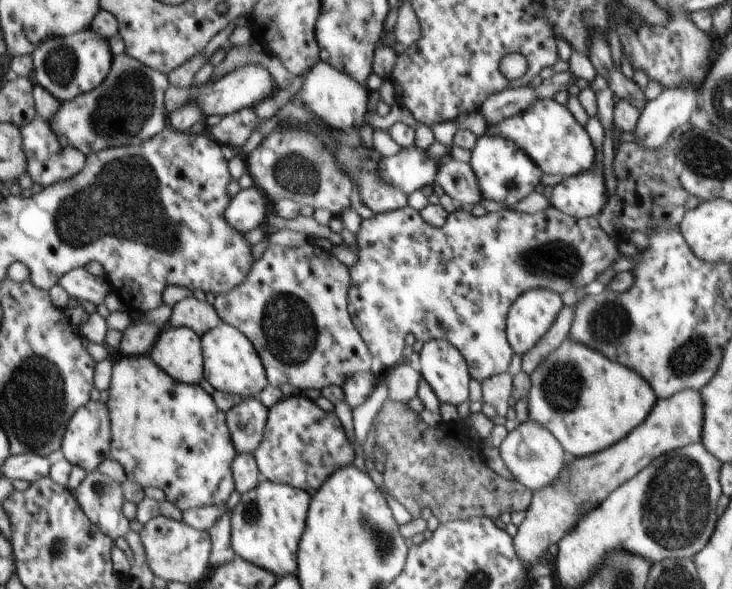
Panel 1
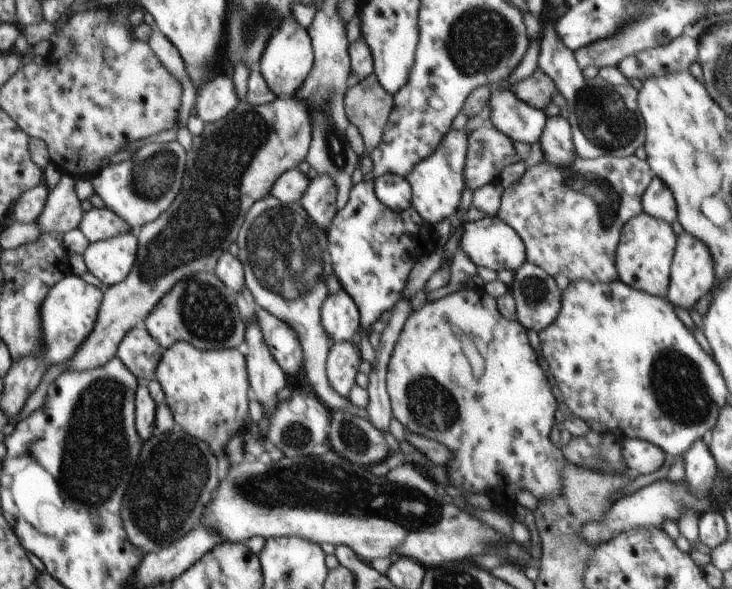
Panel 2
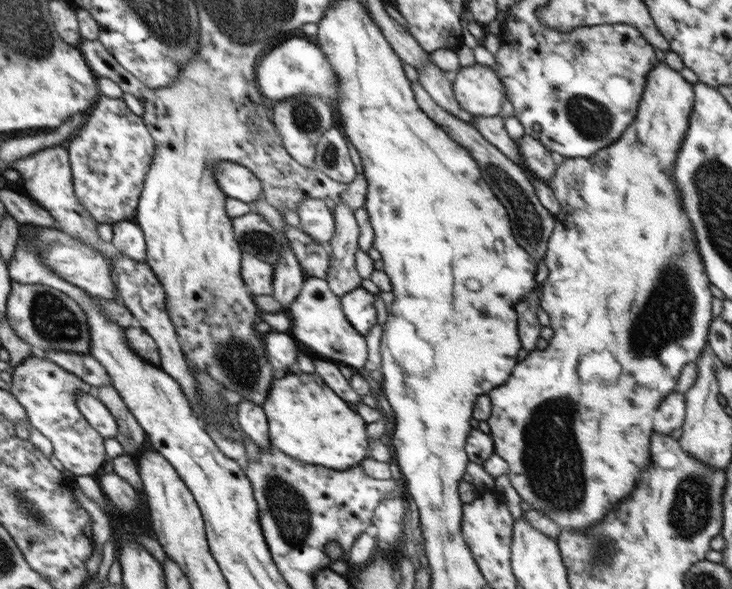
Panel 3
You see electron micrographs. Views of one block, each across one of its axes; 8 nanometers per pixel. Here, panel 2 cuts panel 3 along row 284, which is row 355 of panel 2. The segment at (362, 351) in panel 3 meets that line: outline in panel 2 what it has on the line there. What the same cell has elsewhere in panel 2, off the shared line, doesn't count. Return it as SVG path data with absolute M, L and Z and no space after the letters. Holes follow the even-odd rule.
M270 195L252 204L245 215L237 237L240 249L237 258L244 270L246 288L250 290L257 308L270 312L296 332L304 354L302 372L317 398L330 412L344 411L352 405L351 402L332 390L325 382L324 373L332 346L320 322L324 300L329 296L324 282L333 274L327 232L315 226L298 201L284 204Z

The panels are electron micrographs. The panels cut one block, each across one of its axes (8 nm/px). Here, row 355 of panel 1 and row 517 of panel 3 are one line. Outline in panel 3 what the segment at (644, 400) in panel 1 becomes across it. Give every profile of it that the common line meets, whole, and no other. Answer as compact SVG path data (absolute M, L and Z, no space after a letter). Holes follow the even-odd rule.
M658 61L649 71L646 87L642 93L642 99L638 112L632 124L620 136L617 142L594 153L588 158L565 158L557 165L549 186L552 188L560 206L562 214L566 216L566 222L572 224L560 224L555 226L548 239L547 251L544 262L549 273L542 285L541 306L548 313L550 328L554 335L550 338L548 346L543 349L532 349L523 361L516 363L511 377L492 389L488 396L491 400L491 415L487 418L490 427L490 435L494 442L495 453L508 463L510 482L523 502L528 502L532 510L542 512L548 519L554 520L558 528L581 532L590 528L594 522L602 520L606 515L604 510L610 510L614 502L628 496L640 478L644 466L648 466L650 460L650 437L653 433L652 424L658 410L658 405L664 397L675 390L680 373L686 364L697 361L704 350L709 326L712 322L712 293L709 289L708 278L704 274L704 266L700 262L700 254L696 250L696 234L694 228L686 216L682 207L682 198L672 178L674 163L678 157L681 143L688 131L690 113L695 103L693 84L686 82L680 72L673 70L666 63ZM608 356L616 364L608 364ZM588 478L588 480L580 480ZM594 478L594 480L592 480Z

